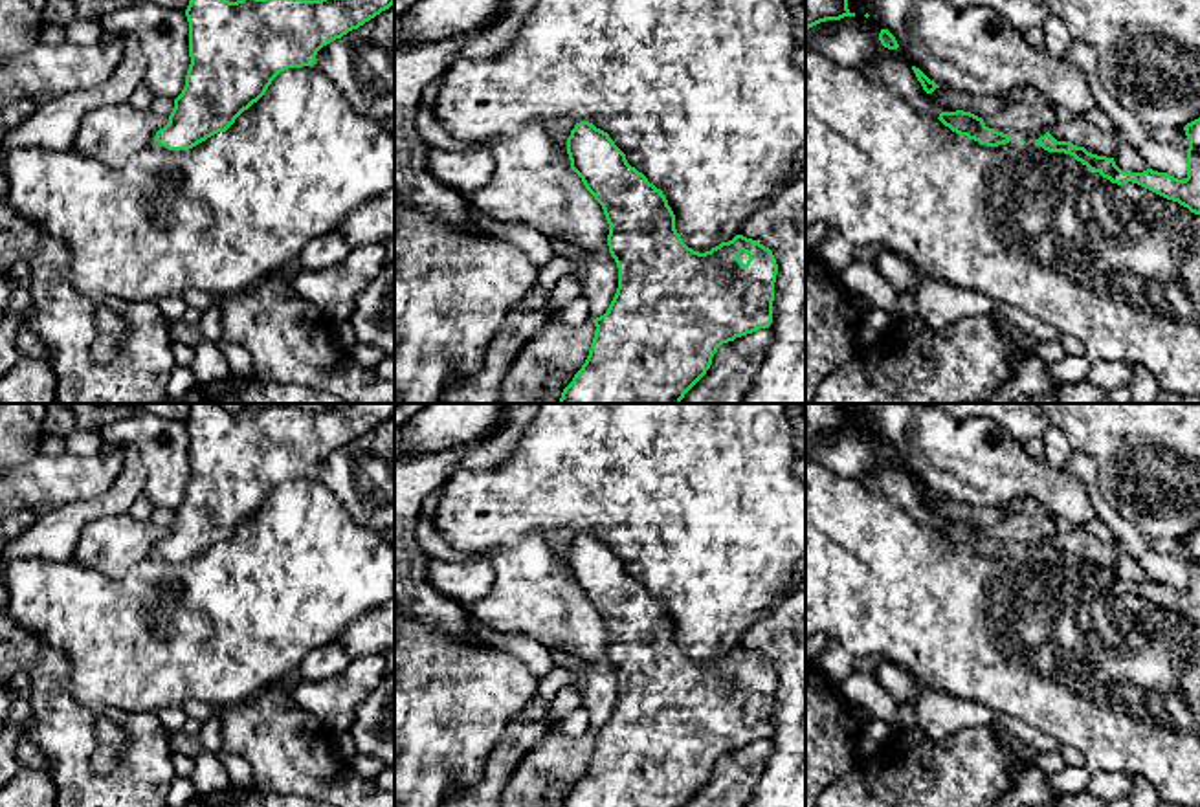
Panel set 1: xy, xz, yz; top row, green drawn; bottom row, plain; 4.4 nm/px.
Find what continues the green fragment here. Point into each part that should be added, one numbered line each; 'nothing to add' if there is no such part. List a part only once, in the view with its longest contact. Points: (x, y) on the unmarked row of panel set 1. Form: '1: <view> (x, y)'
nothing to add

